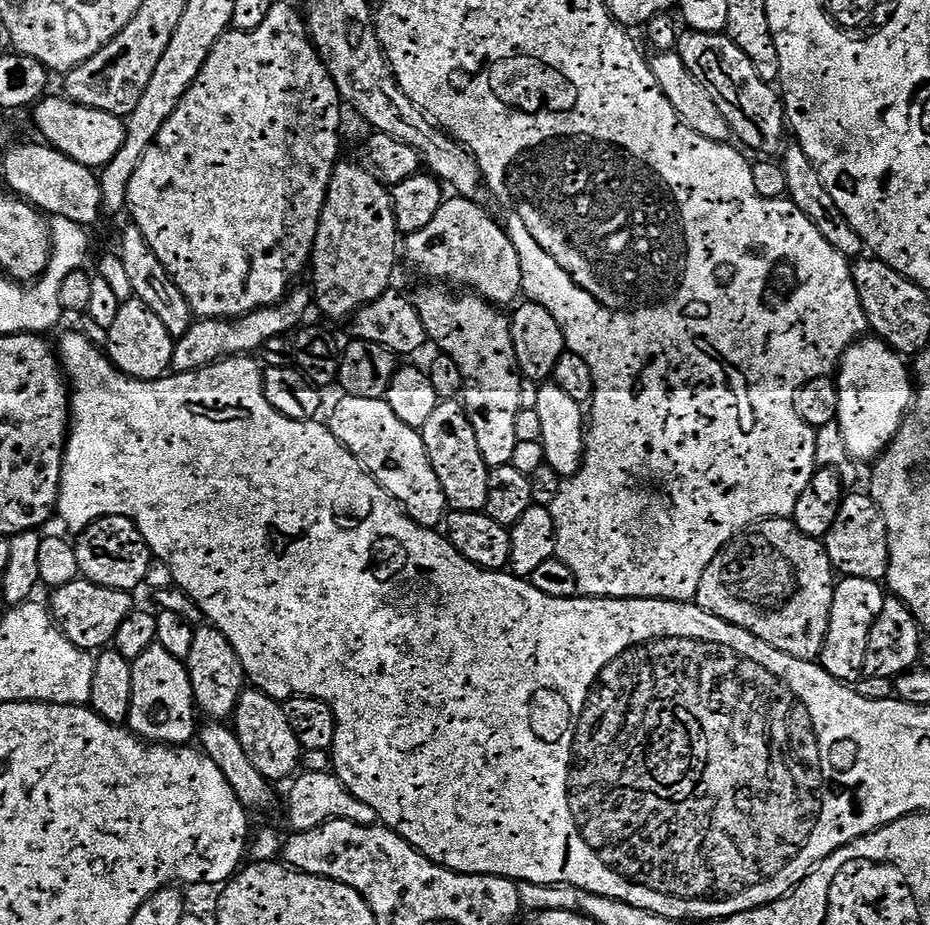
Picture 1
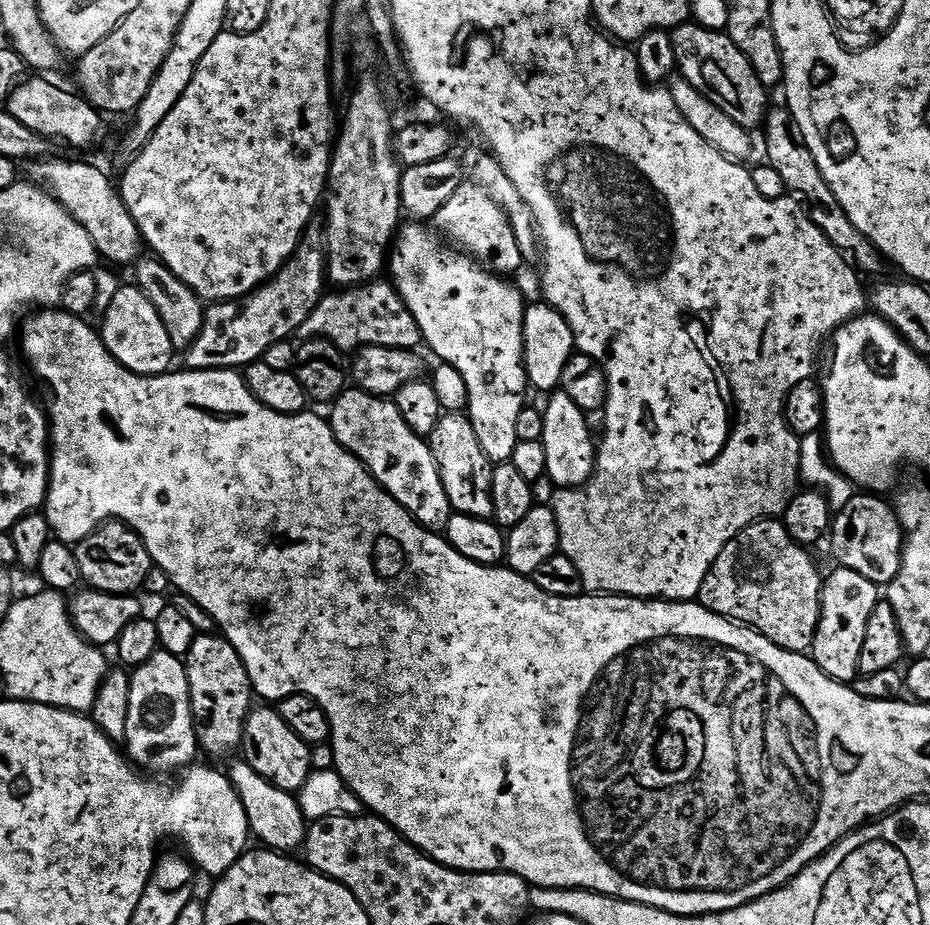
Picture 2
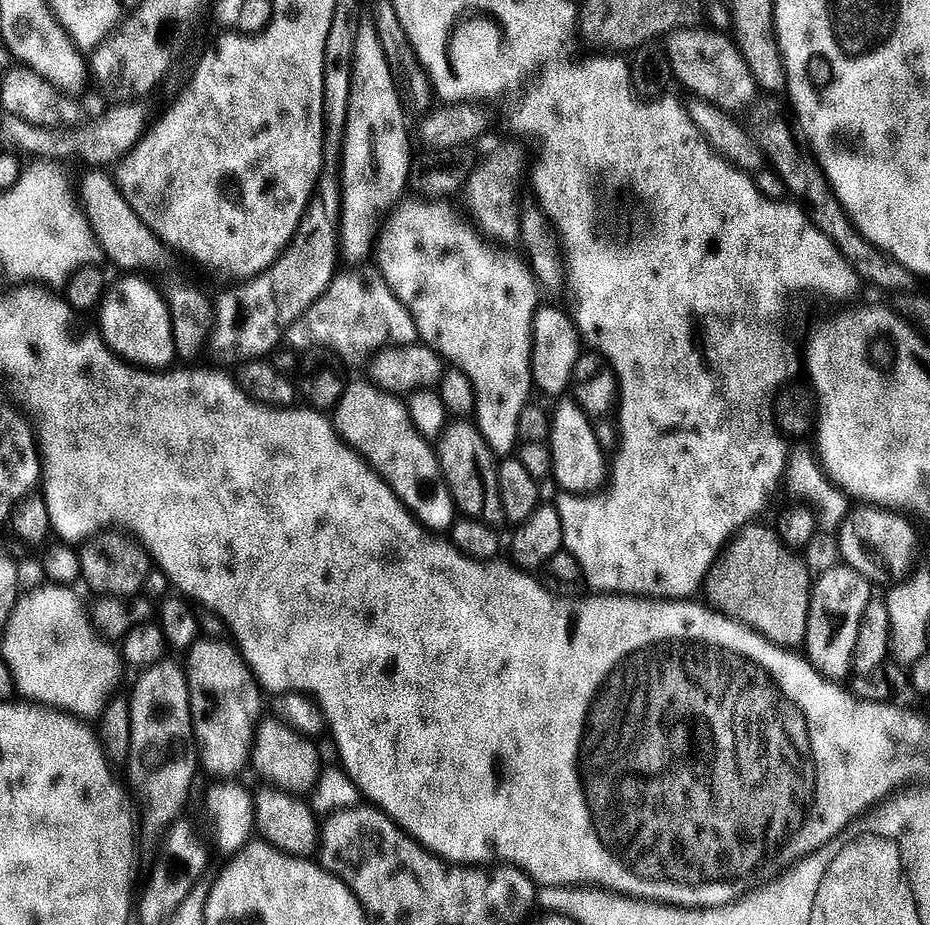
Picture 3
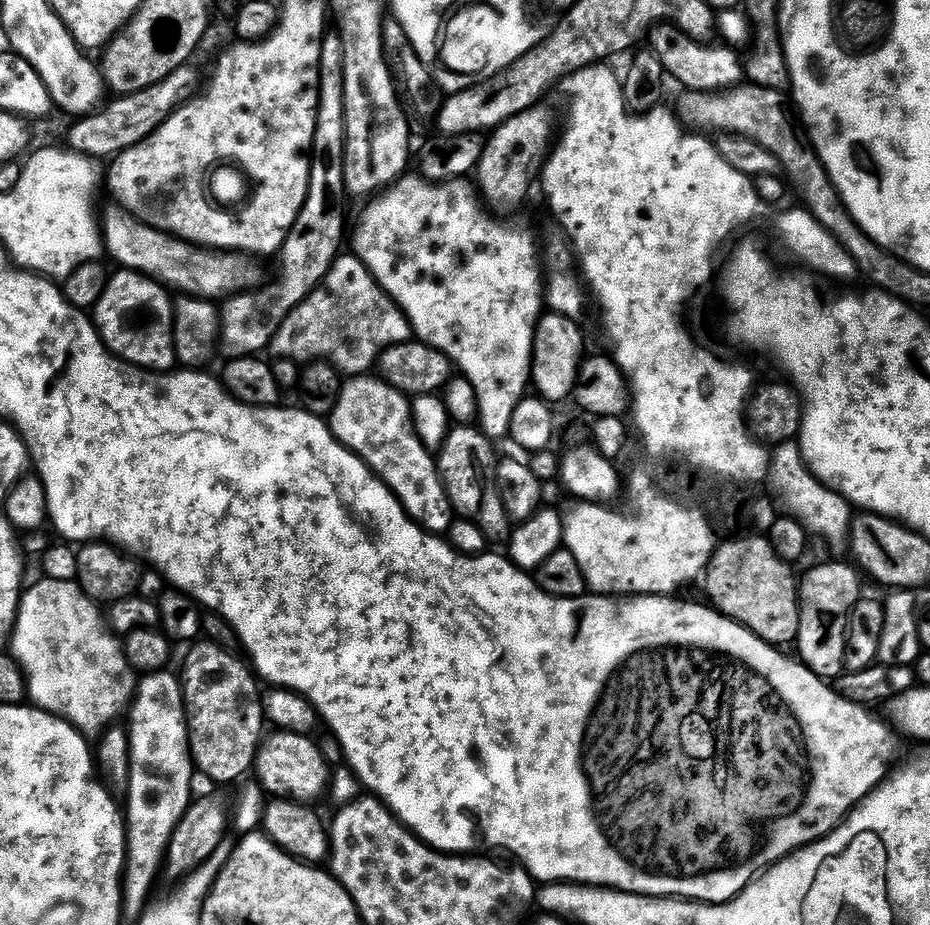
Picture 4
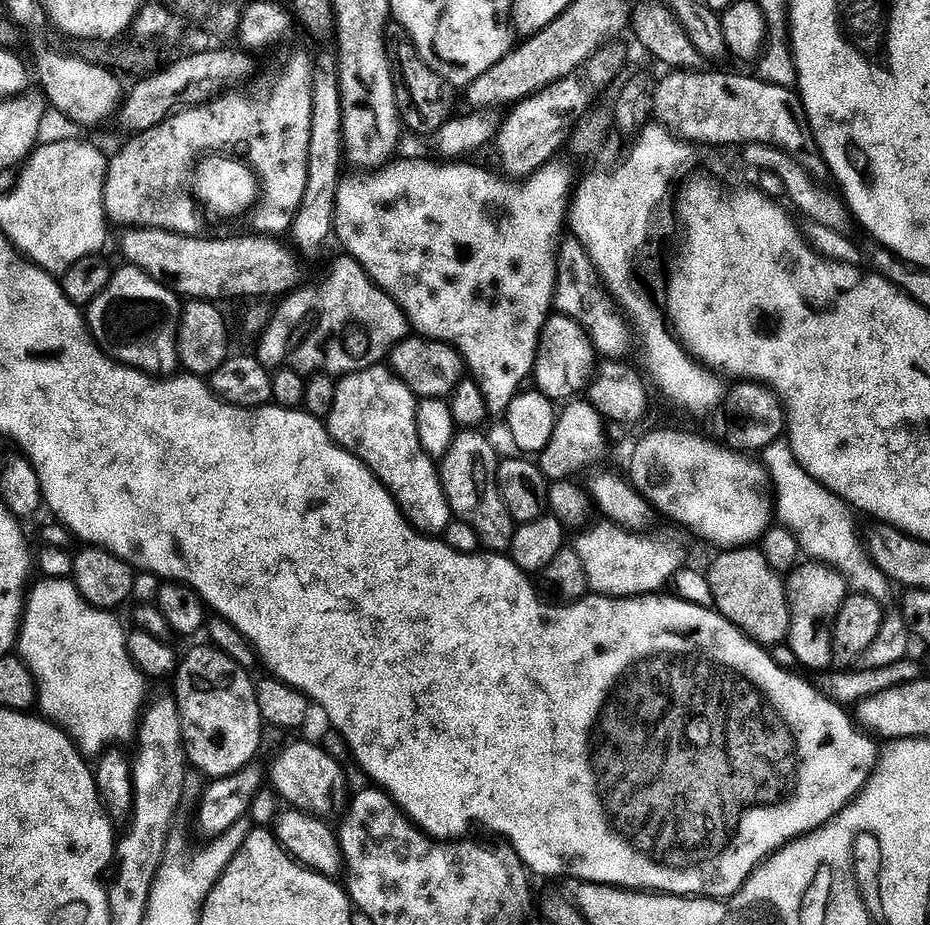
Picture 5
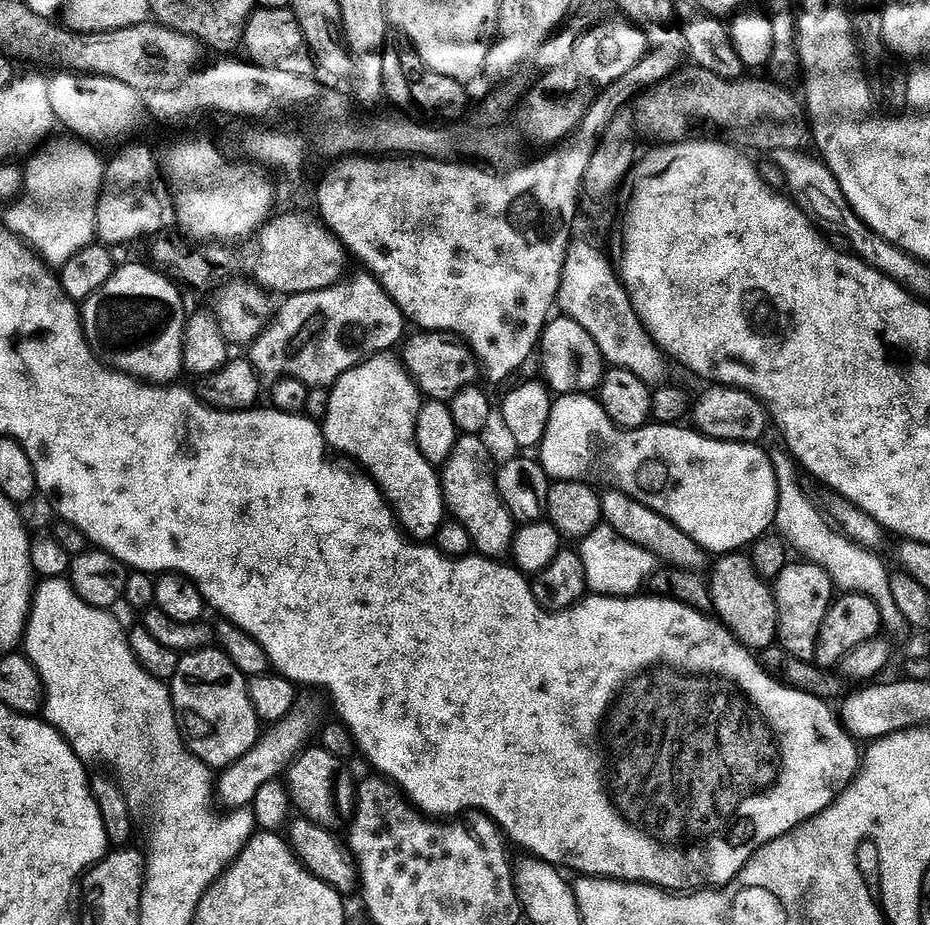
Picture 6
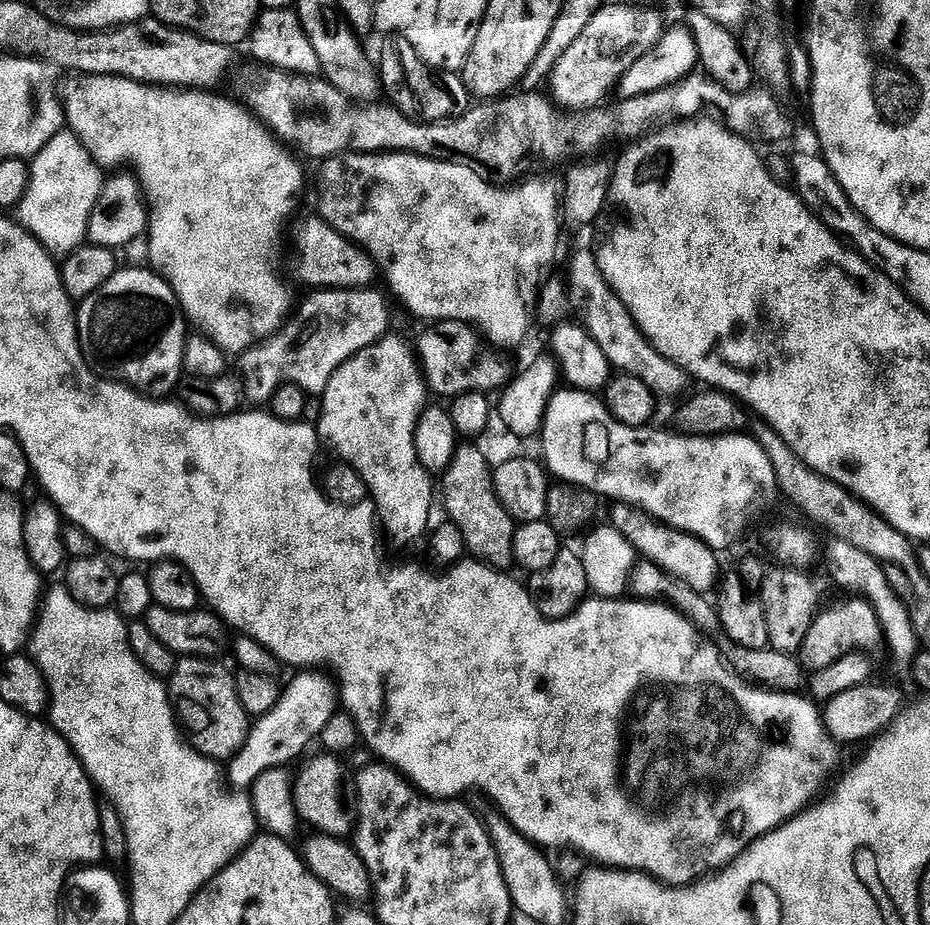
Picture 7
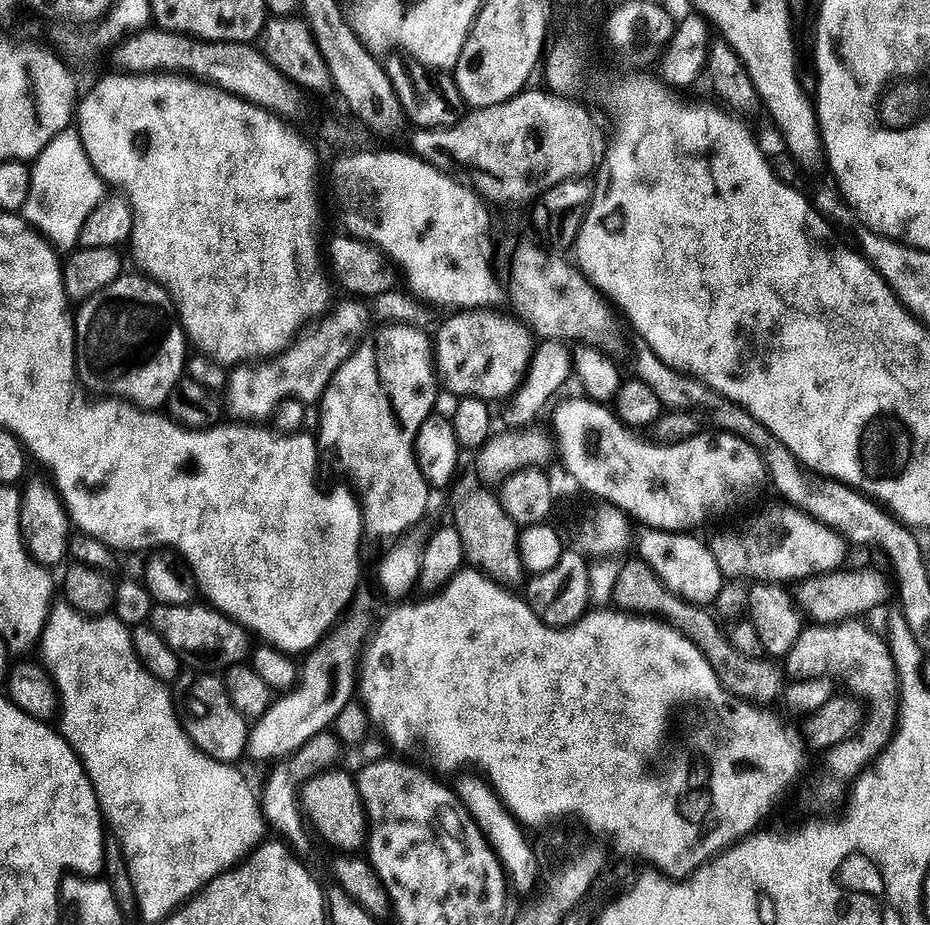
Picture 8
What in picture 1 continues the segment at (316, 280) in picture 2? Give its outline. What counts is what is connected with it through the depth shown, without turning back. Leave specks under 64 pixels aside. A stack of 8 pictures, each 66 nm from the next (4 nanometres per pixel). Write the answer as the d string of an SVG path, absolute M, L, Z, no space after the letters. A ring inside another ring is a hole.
M292 290L277 304L272 304L268 308L259 308L256 312L248 312L244 316L237 316L235 320L197 319L186 330L186 334L173 343L171 371L173 373L198 372L211 368L221 360L259 353L260 347L270 342L270 338L288 336L293 330L299 329L302 324L300 319L307 314L308 307L311 309L313 304L314 297L311 291Z

